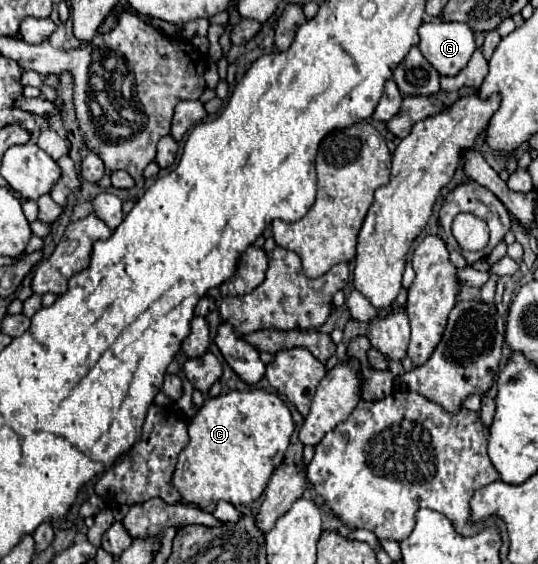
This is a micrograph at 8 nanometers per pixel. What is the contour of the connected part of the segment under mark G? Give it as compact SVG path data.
M428 21L420 29L420 51L440 75L456 75L470 61L476 45L466 23Z

